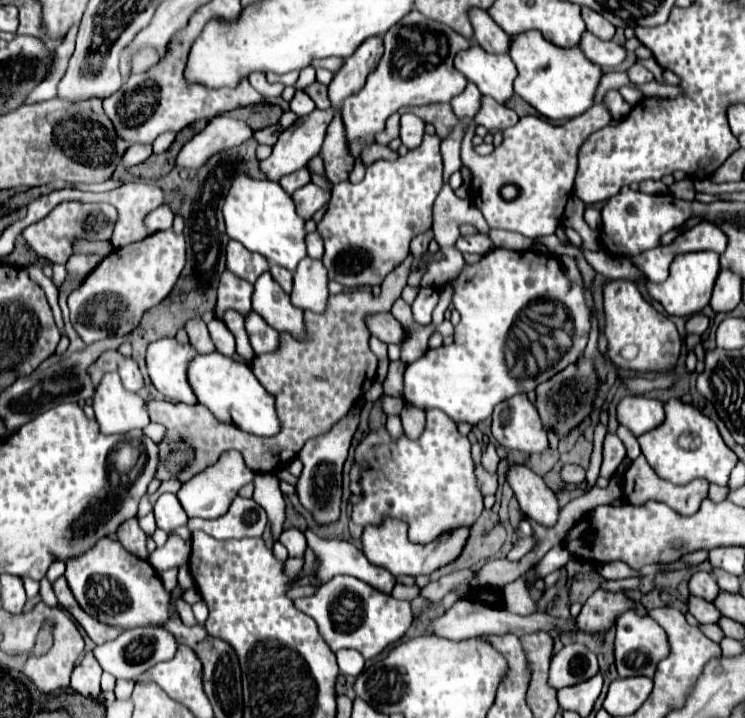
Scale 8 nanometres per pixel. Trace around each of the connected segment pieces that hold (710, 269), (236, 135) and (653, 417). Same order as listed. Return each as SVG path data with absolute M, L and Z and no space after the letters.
M714 251L684 253L672 261L668 281L664 281L660 285L652 285L648 281L648 291L650 291L652 299L662 303L662 307L666 309L668 315L690 317L690 315L700 313L710 303L712 287L714 287L714 281L718 277L718 271L720 271L720 255L718 253L714 253Z
M226 115L214 117L200 133L196 133L180 151L176 165L182 169L198 169L212 153L220 149L230 149L252 137L252 129L240 121Z
M626 397L618 405L618 421L626 425L634 435L648 433L648 429L656 429L666 419L664 403L650 397Z

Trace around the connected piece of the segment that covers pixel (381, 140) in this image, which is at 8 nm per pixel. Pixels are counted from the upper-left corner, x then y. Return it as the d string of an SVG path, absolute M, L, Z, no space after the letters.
M396 112L387 119L384 131L376 133L376 137L374 137L376 143L388 145L392 140L399 137L400 117L400 114Z

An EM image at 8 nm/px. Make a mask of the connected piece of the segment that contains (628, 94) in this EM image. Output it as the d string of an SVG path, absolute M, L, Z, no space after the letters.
M624 86L619 89L619 92L630 105L634 105L643 99L641 91L633 86Z

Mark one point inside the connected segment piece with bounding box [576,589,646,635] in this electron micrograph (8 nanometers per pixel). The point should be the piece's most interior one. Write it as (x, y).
(600, 611)

